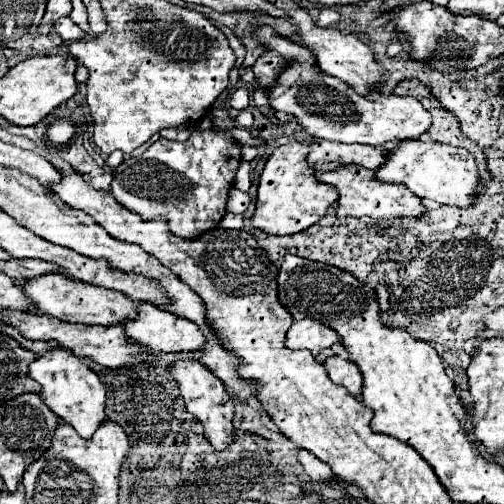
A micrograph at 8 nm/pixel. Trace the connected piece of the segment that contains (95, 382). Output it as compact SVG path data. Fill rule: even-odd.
M57 346L29 364L29 376L41 384L41 398L63 422L71 424L83 438L95 434L99 424L105 420L105 386L85 360L77 358L67 348Z

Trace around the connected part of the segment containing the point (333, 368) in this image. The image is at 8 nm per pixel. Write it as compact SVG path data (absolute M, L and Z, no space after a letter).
M329 356L325 360L325 370L329 374L329 378L339 384L339 386L345 386L349 390L349 394L353 394L355 398L361 394L361 386L363 386L363 378L361 378L361 372L359 368L343 358L343 356Z

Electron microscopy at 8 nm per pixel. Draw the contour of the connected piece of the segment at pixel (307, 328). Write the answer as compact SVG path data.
M299 320L287 332L285 346L291 350L309 350L313 356L337 342L335 330L315 320Z

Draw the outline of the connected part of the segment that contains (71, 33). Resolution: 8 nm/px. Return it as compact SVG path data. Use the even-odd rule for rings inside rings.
M63 16L55 22L55 32L65 40L65 42L75 42L75 40L81 40L85 38L85 32L69 18L69 16Z

